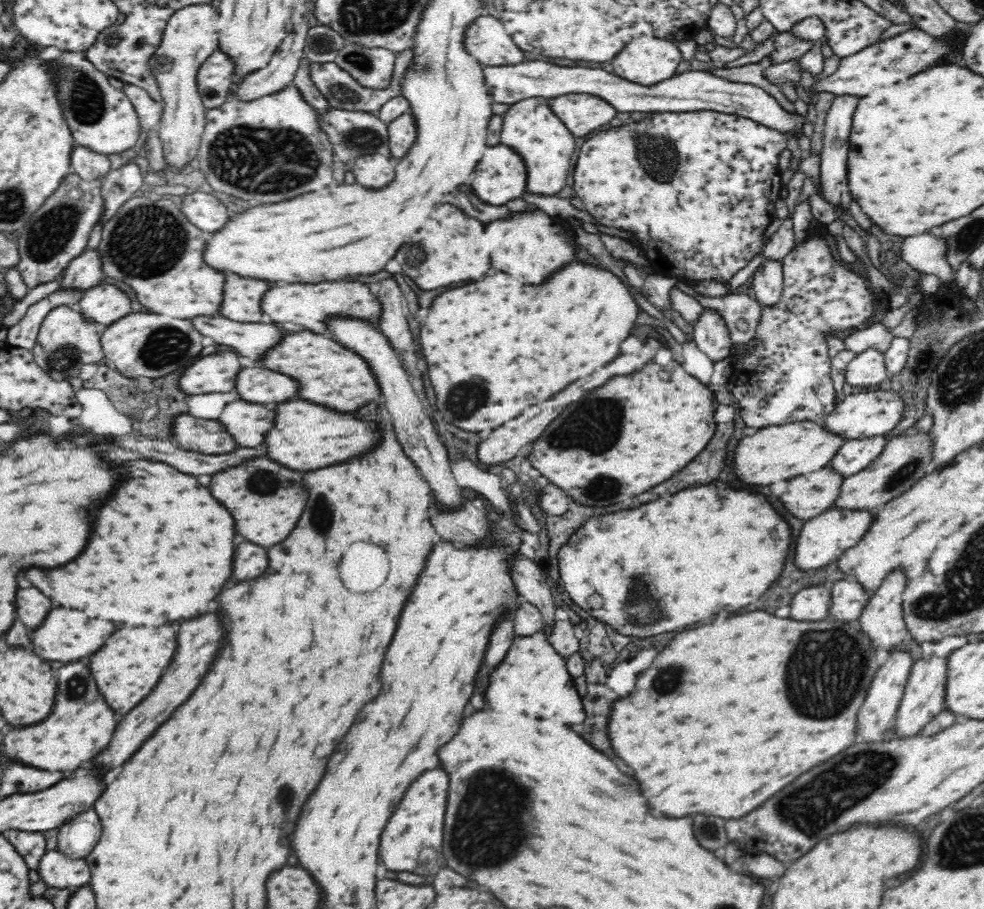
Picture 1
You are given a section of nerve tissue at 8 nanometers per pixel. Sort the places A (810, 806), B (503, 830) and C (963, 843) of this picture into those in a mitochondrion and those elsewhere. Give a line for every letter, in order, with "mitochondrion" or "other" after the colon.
A: mitochondrion
B: mitochondrion
C: mitochondrion

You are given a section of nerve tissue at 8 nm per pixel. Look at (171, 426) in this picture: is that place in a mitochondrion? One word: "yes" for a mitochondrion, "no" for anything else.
no

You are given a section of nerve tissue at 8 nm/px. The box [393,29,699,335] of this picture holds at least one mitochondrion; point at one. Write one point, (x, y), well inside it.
(660, 158)

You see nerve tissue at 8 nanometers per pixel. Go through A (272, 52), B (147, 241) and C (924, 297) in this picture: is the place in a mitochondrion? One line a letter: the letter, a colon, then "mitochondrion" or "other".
A: other
B: mitochondrion
C: other

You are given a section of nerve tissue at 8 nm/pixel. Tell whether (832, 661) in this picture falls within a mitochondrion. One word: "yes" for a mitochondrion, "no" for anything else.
yes

